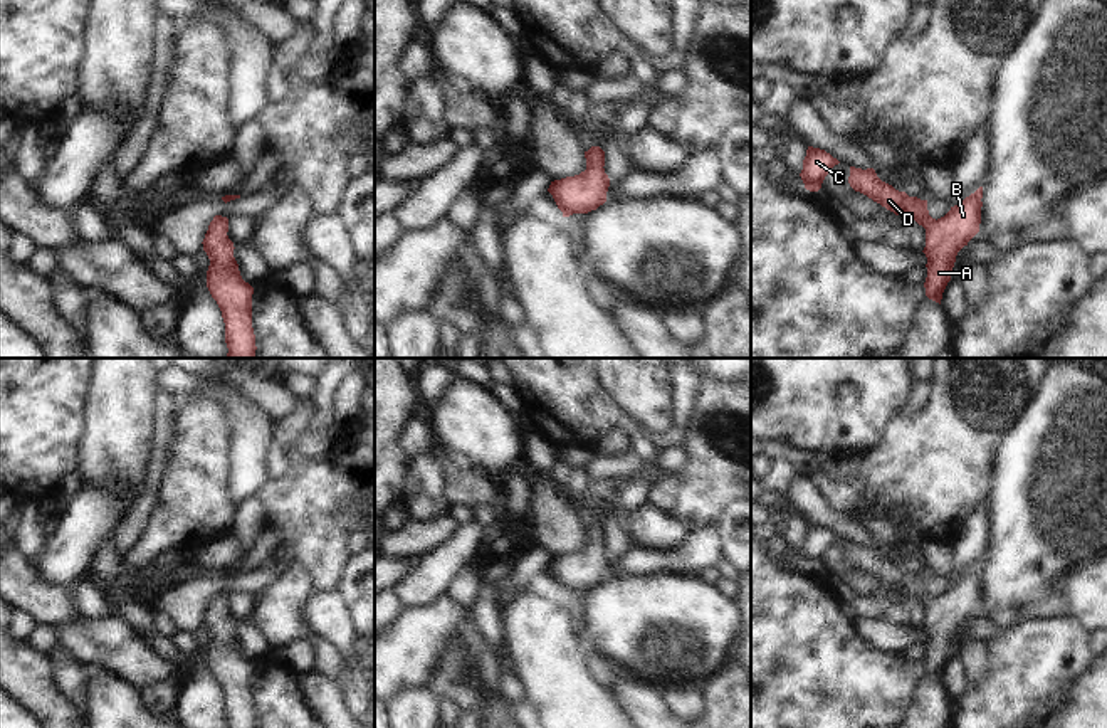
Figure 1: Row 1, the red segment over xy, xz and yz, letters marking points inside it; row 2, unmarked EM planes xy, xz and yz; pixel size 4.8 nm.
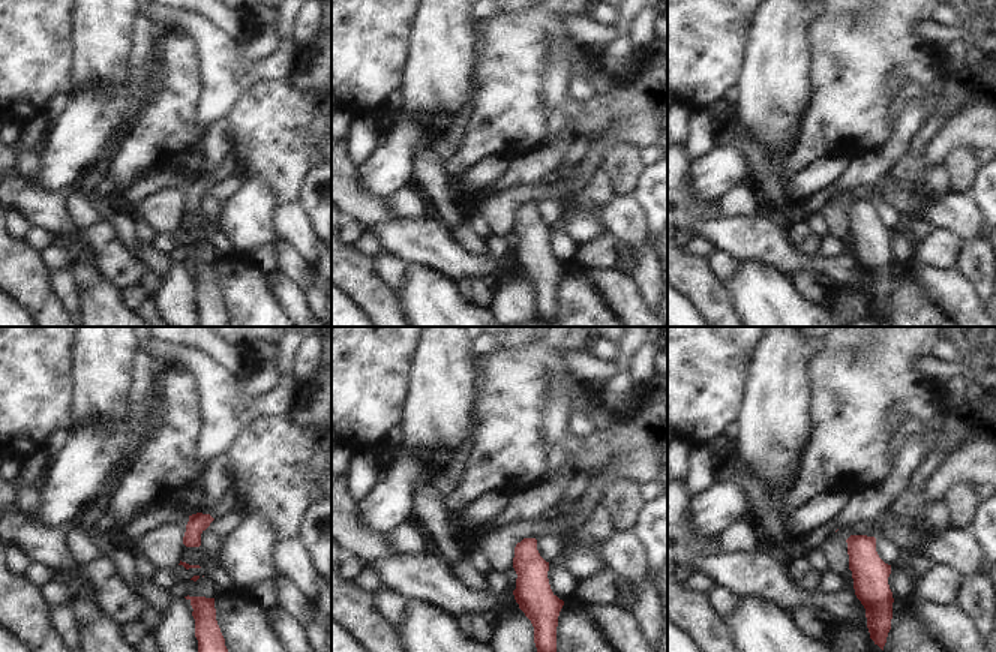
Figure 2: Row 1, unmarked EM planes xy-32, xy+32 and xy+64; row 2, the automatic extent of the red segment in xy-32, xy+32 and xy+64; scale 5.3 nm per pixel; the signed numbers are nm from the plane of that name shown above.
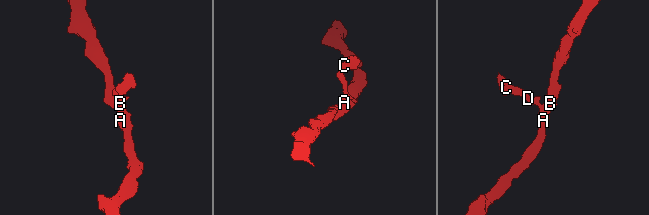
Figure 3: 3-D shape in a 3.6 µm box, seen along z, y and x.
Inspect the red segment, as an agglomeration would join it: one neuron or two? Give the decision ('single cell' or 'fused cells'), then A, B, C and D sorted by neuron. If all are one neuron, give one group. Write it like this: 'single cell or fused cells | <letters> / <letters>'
single cell | A B C D

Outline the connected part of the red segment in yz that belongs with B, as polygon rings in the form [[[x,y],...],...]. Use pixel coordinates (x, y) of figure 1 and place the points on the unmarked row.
[[[850,543],[848,560],[855,568],[867,572],[902,595],[914,595],[926,605],[922,629],[927,634],[927,654],[924,664],[926,673],[941,681],[957,629],[979,609],[983,563],[936,597],[929,592],[927,577],[895,567],[882,558],[874,545]]]

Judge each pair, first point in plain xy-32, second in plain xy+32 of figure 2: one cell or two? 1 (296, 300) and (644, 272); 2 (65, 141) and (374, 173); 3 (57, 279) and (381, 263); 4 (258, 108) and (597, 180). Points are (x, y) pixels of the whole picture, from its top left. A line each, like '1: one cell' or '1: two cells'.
1: two cells
2: one cell
3: one cell
4: two cells

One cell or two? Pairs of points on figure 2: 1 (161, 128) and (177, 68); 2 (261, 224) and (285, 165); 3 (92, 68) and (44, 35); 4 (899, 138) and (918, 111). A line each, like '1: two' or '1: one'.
1: one
2: two
3: two
4: one

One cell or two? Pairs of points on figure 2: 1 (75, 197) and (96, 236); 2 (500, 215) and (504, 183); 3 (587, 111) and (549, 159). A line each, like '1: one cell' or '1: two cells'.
1: two cells
2: two cells
3: two cells

